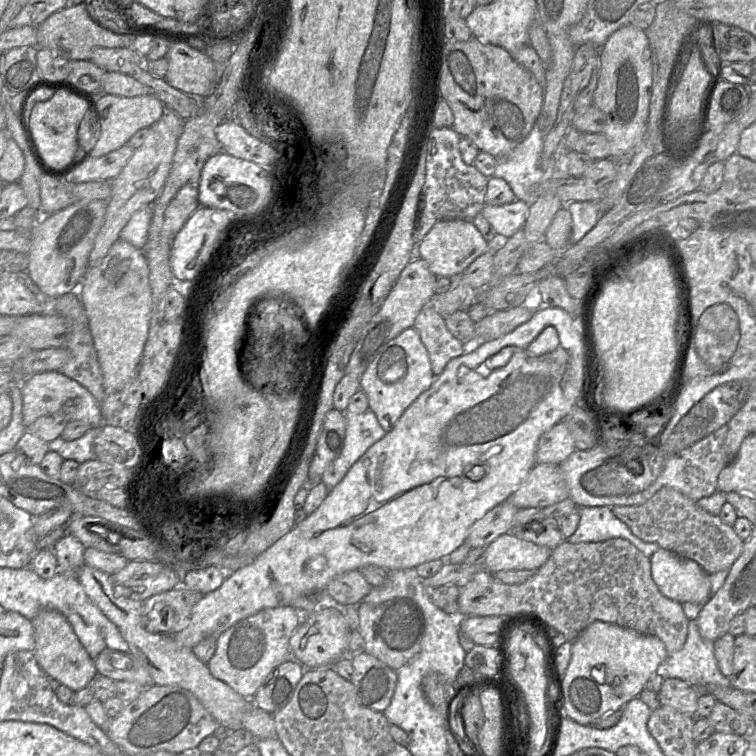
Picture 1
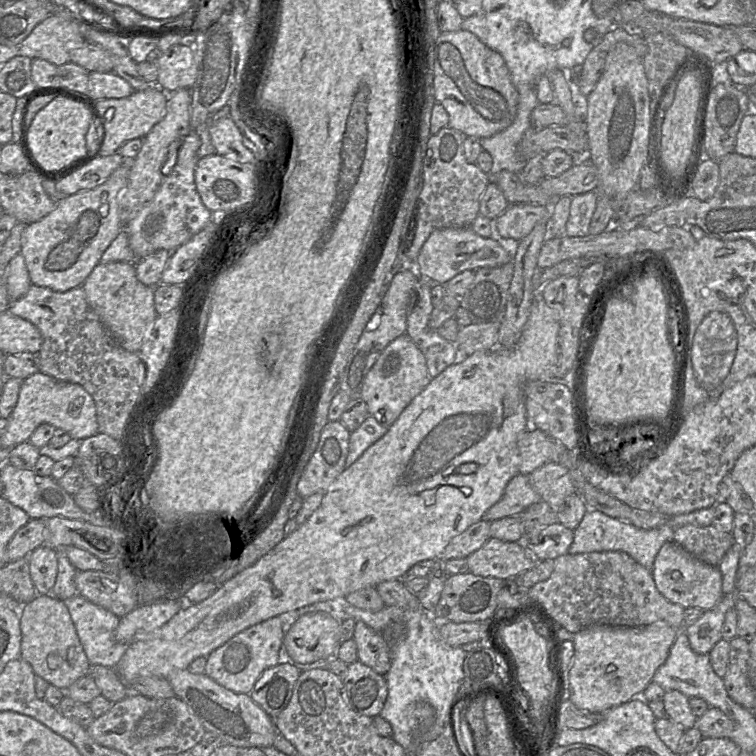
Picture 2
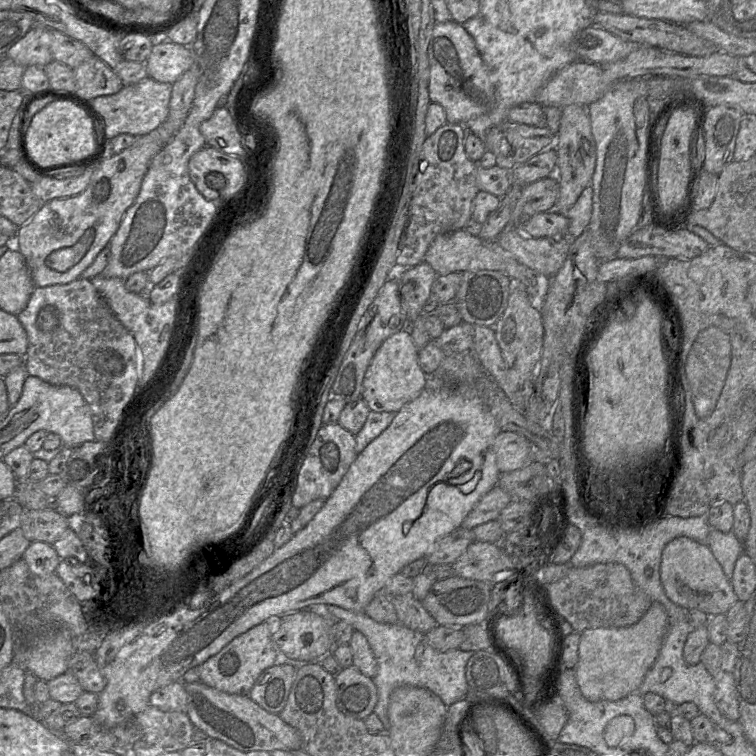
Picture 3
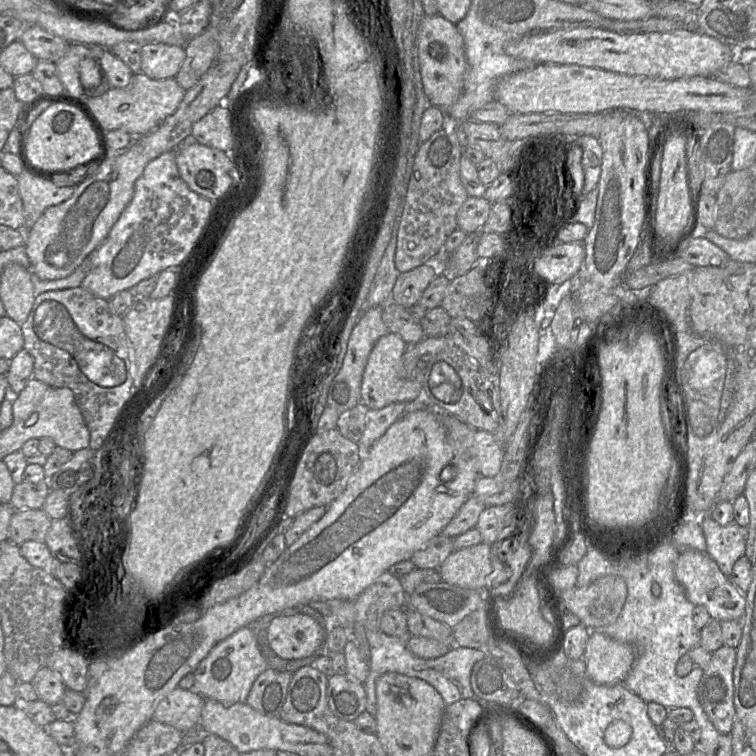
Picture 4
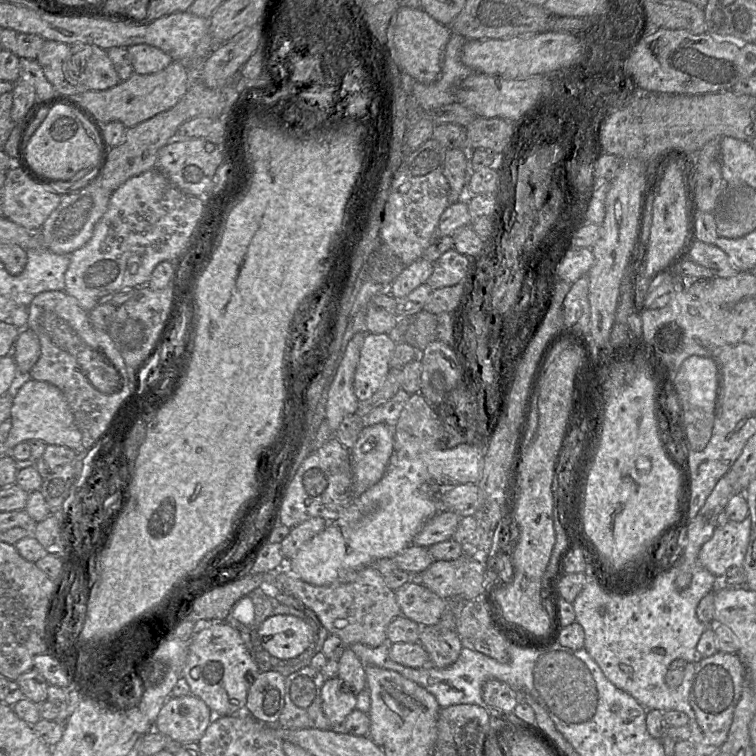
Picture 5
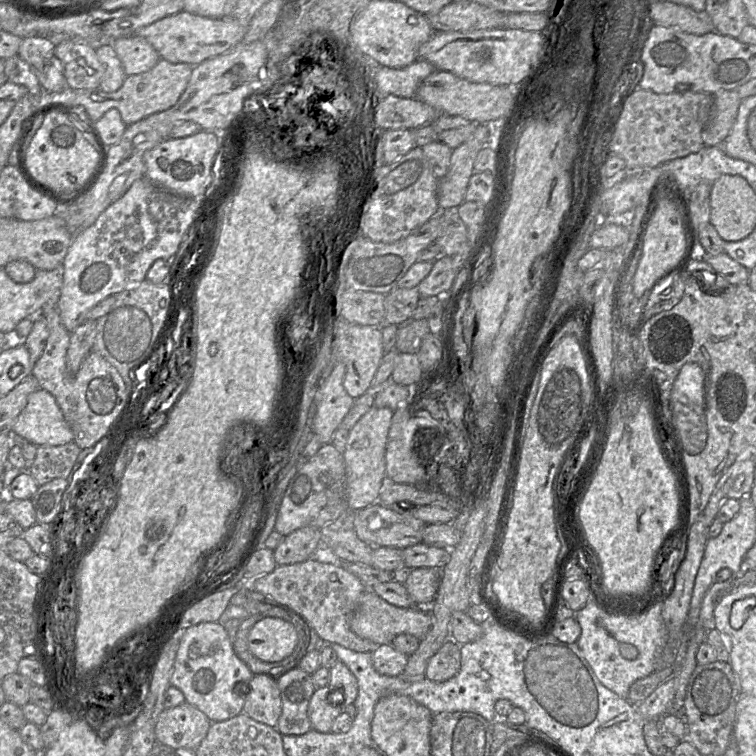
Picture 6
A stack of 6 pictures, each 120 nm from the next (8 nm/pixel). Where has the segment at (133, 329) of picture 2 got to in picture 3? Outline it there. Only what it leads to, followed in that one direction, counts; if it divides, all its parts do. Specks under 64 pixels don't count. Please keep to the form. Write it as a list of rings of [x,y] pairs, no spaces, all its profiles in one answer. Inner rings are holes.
[[[96,276],[90,280],[128,331],[132,330],[136,317],[151,305],[149,298],[129,292],[123,279]]]

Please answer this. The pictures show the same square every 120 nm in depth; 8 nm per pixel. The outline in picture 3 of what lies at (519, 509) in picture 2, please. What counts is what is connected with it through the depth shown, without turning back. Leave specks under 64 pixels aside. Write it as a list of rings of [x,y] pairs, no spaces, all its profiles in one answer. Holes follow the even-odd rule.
[[[496,485],[474,506],[461,523],[461,527],[472,530],[481,524],[496,520],[501,511],[512,501],[512,497]]]

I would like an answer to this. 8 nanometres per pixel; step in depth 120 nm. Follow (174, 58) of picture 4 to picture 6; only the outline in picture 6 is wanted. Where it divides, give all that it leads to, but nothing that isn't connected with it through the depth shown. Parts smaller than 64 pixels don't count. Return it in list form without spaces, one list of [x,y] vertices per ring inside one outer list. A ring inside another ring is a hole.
[[[138,35],[117,38],[107,45],[114,48],[126,76],[147,72],[161,59],[154,47]]]

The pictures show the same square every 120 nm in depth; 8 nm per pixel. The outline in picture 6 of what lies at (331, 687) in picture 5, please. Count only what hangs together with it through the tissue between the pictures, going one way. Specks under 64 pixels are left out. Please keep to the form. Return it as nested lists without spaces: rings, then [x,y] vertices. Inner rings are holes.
[[[328,685],[314,691],[308,706],[308,717],[312,729],[325,733],[331,732],[334,720],[344,712],[344,704],[333,705],[333,692]]]

